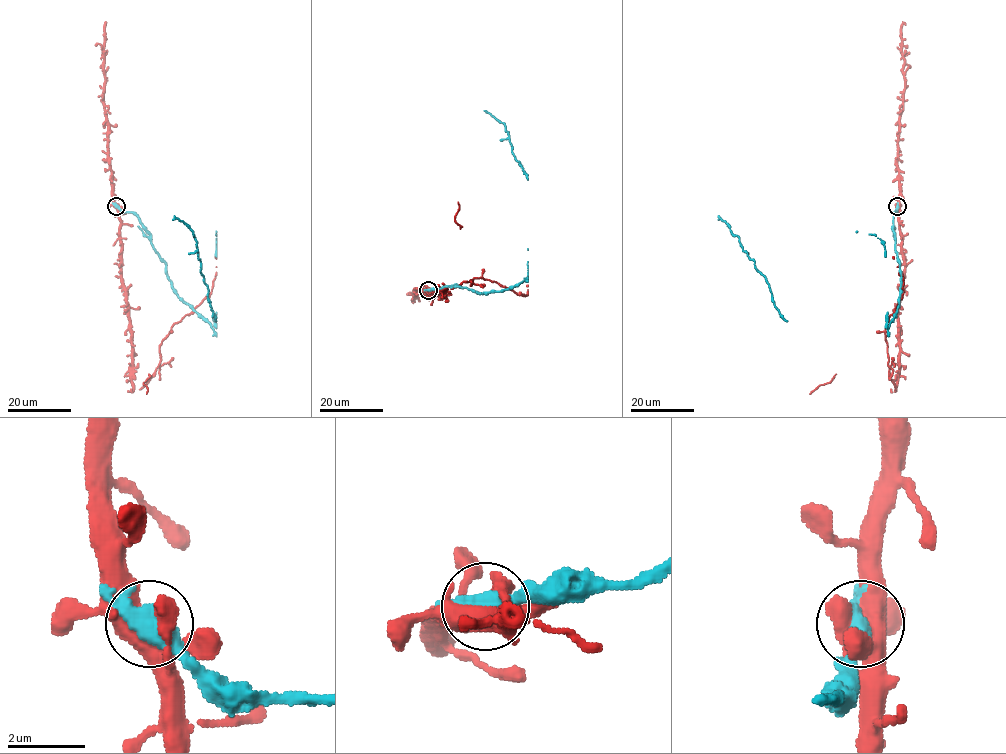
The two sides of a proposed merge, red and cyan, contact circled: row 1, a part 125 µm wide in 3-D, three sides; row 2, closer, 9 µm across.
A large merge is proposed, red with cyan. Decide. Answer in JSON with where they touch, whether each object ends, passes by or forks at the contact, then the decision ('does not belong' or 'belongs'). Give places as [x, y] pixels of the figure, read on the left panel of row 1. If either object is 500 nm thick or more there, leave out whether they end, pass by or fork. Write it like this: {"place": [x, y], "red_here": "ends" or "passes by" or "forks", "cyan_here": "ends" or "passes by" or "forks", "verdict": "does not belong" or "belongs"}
{"place": [116, 206], "red_here": "forks", "cyan_here": "passes by", "verdict": "does not belong"}

